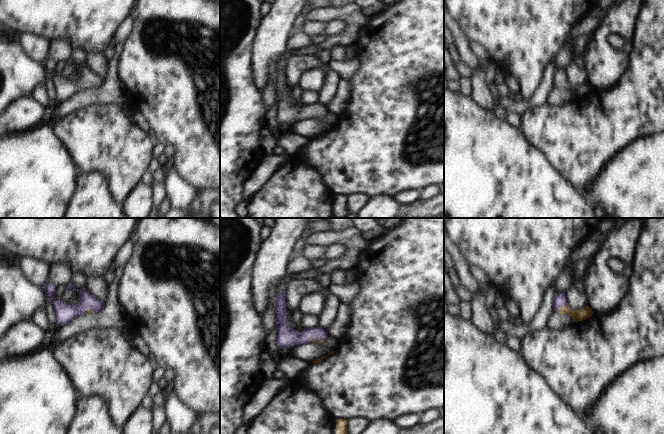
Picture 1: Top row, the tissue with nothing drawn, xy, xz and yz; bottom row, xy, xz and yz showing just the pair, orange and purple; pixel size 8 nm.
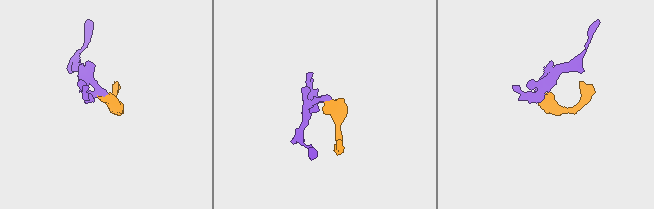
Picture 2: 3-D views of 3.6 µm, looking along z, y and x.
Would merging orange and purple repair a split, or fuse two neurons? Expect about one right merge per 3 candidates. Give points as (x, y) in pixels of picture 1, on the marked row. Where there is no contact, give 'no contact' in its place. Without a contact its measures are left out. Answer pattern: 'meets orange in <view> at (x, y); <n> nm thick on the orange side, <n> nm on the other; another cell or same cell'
meets orange in yz at (561, 306); 90 nm thick on the orange side, 100 nm on the other; same cell

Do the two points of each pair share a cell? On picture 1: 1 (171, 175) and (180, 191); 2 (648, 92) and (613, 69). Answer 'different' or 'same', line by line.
1: same
2: different

